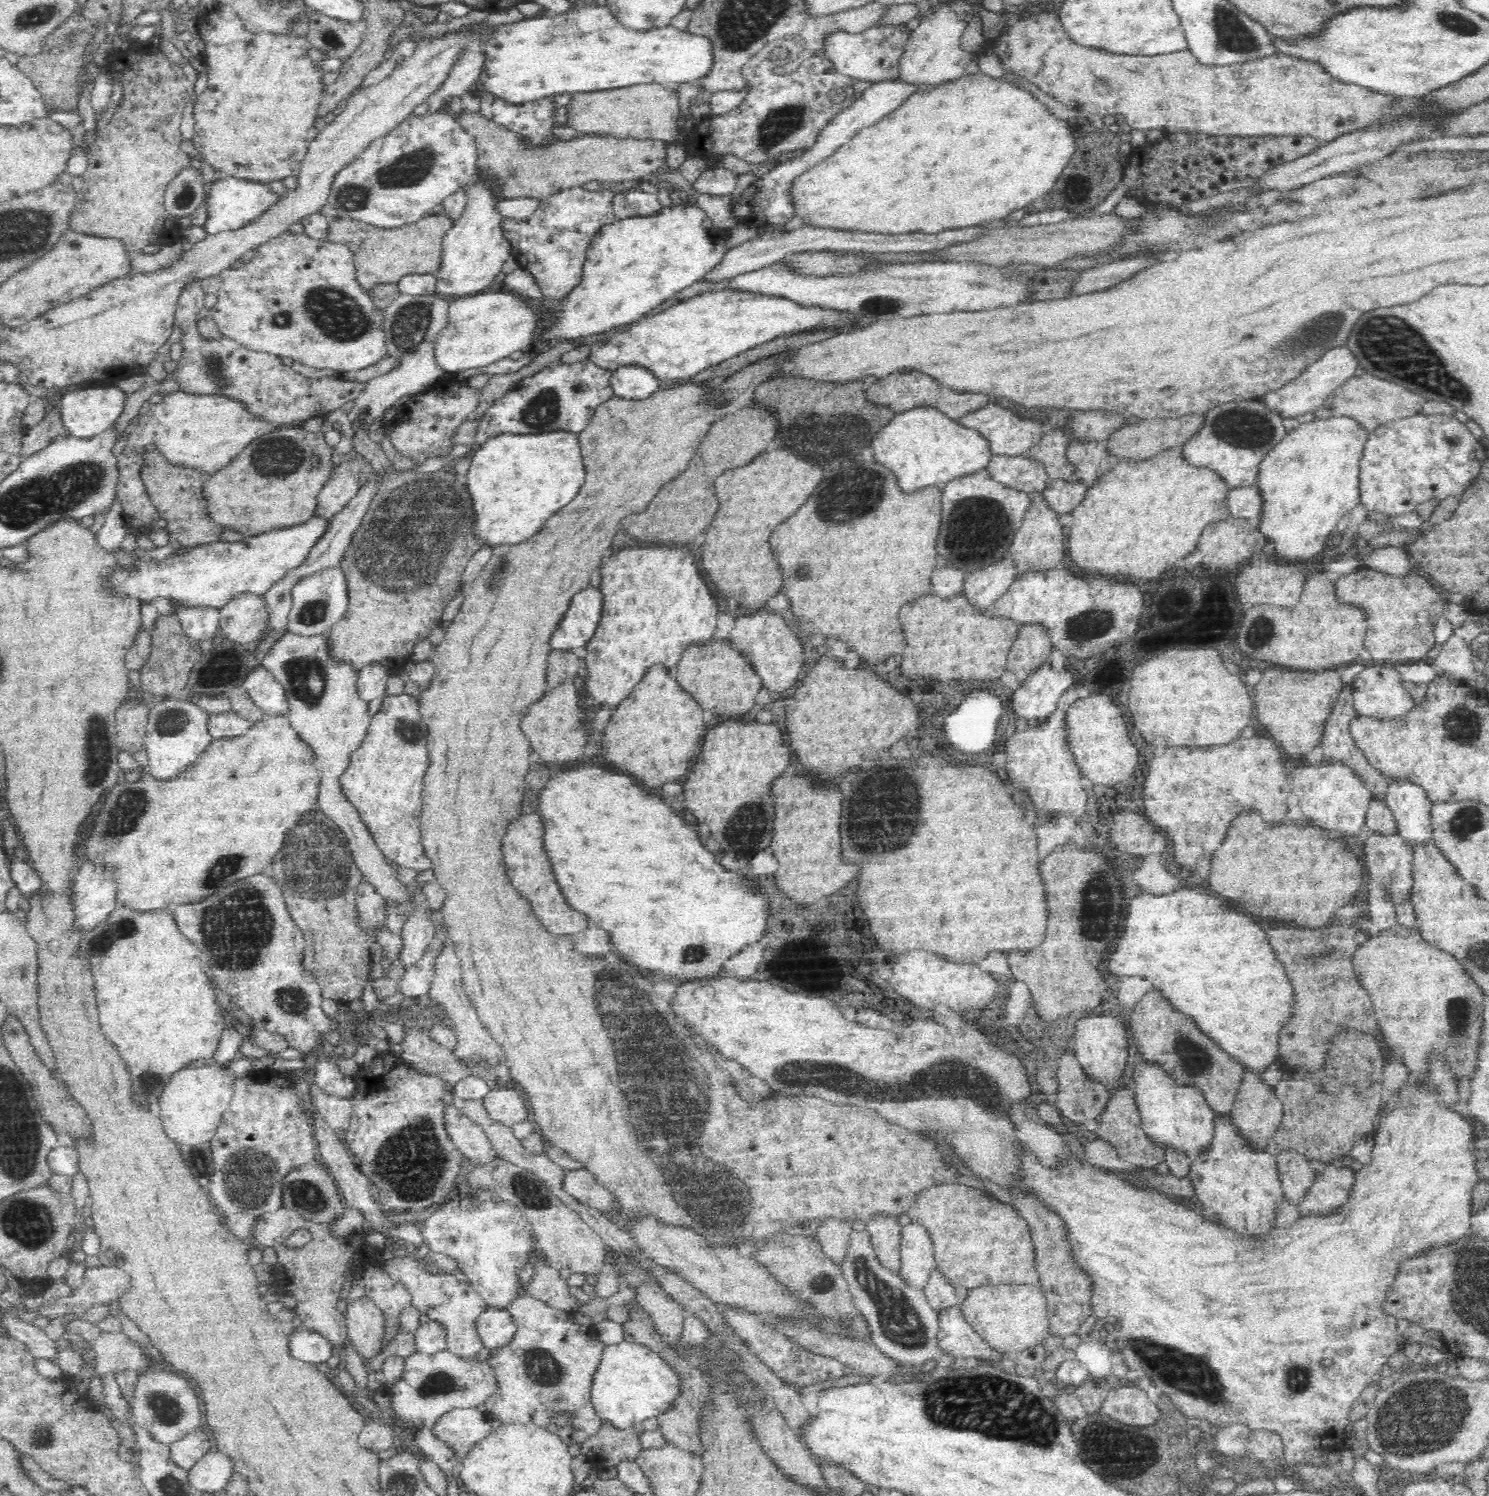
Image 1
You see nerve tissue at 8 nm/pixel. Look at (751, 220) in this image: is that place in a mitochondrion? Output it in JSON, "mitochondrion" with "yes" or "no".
{"mitochondrion":"no"}

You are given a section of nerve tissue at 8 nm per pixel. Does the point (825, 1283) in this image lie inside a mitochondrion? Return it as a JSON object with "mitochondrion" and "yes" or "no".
{"mitochondrion":"yes"}

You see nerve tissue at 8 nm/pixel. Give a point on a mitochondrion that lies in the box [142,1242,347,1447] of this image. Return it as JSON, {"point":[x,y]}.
{"point":[163,1410]}

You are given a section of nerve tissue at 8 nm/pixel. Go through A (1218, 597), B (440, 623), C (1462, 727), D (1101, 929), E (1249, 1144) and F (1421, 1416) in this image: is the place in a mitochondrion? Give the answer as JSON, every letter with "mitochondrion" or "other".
{"A":"other","B":"other","C":"mitochondrion","D":"mitochondrion","E":"other","F":"mitochondrion"}

